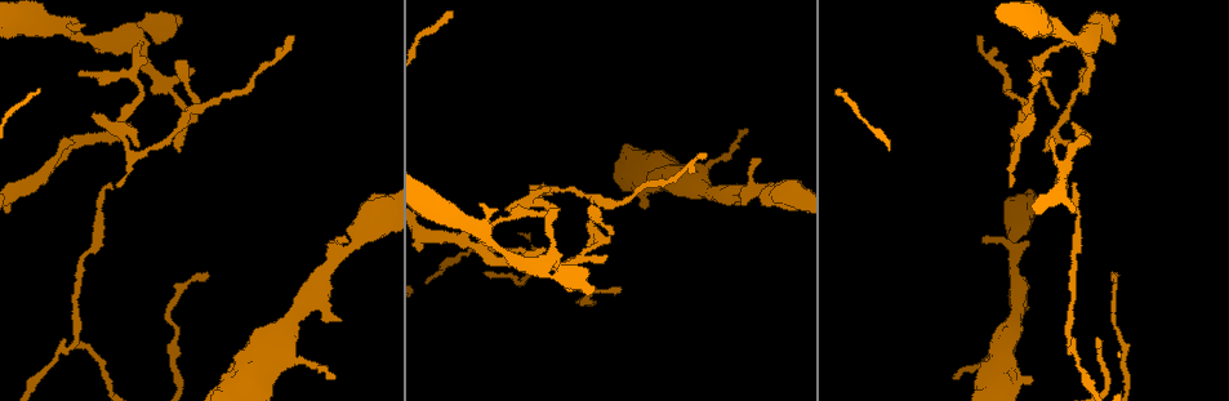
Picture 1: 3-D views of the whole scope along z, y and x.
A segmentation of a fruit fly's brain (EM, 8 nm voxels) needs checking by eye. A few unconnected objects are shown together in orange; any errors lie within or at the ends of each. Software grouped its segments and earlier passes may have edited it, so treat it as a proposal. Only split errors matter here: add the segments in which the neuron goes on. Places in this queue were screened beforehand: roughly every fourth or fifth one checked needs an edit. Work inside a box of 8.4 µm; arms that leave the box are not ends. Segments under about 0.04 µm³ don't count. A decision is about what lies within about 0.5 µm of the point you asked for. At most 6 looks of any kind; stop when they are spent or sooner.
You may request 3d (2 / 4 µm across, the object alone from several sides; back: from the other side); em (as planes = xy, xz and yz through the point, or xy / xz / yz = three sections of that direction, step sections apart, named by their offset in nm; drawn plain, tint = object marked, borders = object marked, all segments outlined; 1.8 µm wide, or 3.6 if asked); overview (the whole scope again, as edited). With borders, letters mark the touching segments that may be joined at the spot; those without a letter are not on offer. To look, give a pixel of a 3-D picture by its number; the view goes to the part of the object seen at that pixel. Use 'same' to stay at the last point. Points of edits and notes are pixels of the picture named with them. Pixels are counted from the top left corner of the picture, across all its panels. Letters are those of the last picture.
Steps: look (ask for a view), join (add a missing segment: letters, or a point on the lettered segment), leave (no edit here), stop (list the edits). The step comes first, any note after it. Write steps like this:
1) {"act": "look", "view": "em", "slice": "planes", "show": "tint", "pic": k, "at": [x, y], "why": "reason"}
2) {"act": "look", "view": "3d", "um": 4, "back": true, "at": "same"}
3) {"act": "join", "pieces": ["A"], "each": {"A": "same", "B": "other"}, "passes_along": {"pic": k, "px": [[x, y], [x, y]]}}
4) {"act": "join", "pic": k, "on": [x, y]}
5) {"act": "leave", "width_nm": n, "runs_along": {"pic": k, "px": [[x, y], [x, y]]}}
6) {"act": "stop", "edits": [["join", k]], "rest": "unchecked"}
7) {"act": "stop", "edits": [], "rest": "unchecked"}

{"act": "look", "view": "em", "slice": "planes", "show": "borders", "pic": 1, "at": [340, 320], "why": "free end"}

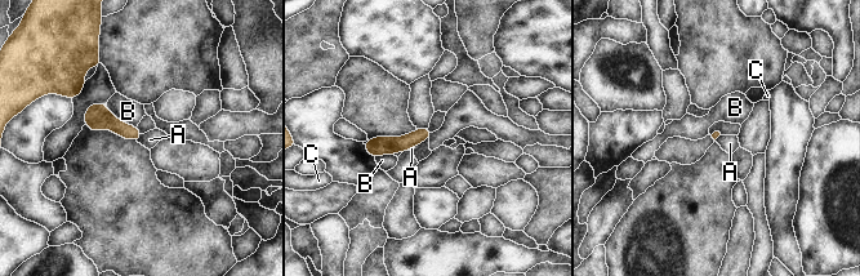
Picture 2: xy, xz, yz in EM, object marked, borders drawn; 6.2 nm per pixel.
{"act": "leave", "each": {"A": "other", "B": "other", "C": "other"}, "found": "none of them fits"}

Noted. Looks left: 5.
{"act": "look", "view": "em", "slice": "planes", "show": "borders", "pic": 1, "at": [1076, 129], "why": "an open end"}

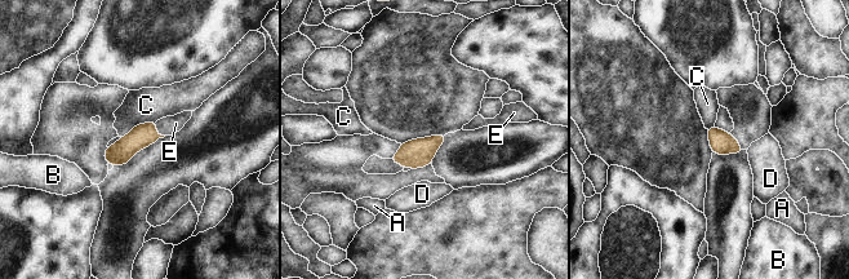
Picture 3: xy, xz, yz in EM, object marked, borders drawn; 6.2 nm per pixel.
{"act": "join", "pieces": ["E"], "each": {"A": "other", "B": "other", "C": "other", "D": "other", "E": "same"}, "passes_along": {"pic": 3, "px": [[142, 136], [155, 131], [169, 125]]}, "found": "the neuron continues"}

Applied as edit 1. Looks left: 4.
{"act": "stop", "edits": [["join", 3]], "rest": "unchecked"}

